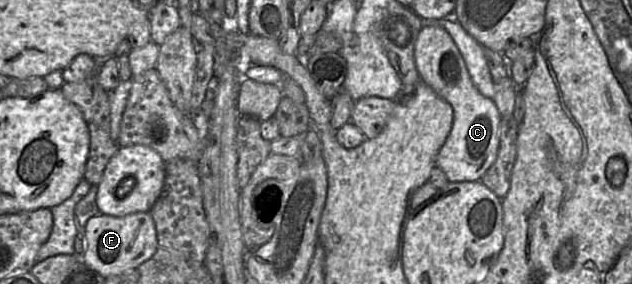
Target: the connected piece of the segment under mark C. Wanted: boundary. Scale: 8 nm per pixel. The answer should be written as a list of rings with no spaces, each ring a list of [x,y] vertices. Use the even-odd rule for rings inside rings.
[[[425,25],[414,45],[414,60],[420,80],[453,108],[451,131],[436,157],[436,166],[446,174],[451,183],[480,181],[495,162],[499,149],[499,123],[501,116],[494,101],[483,96],[474,86],[463,57],[450,34],[441,26]]]

